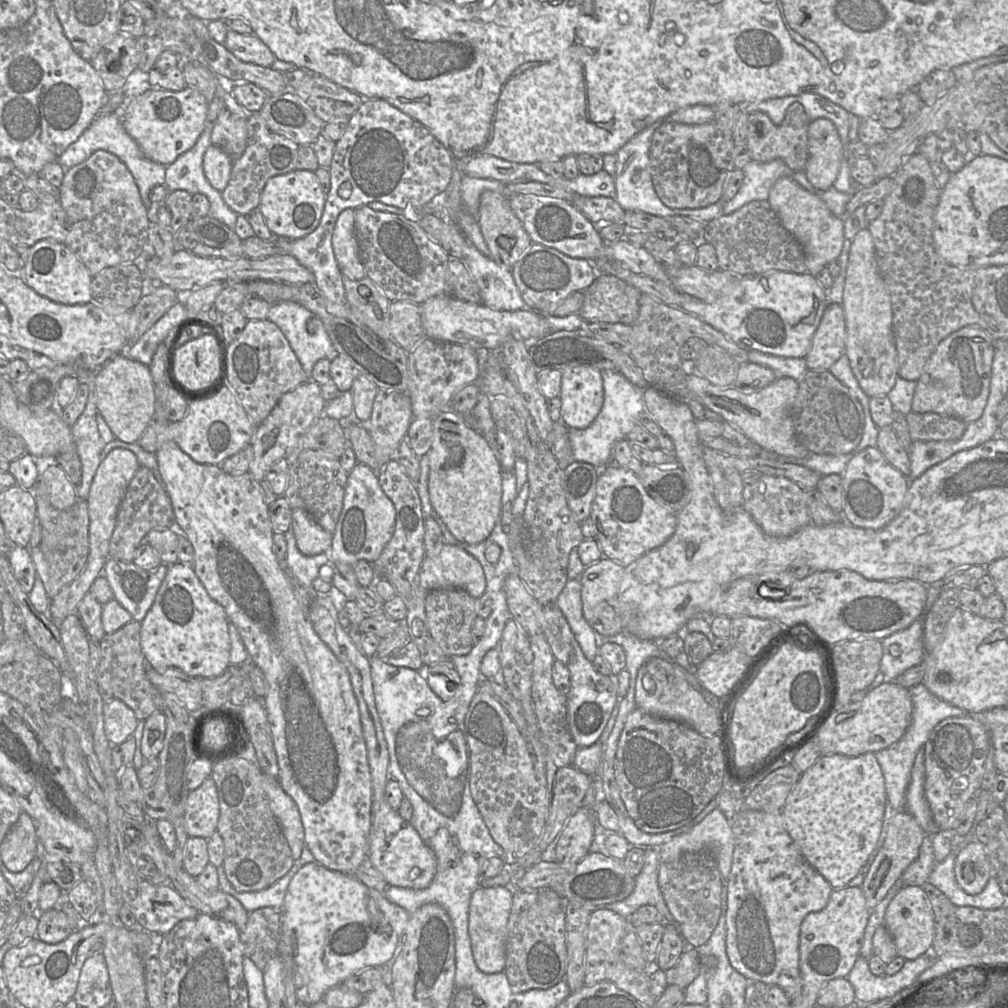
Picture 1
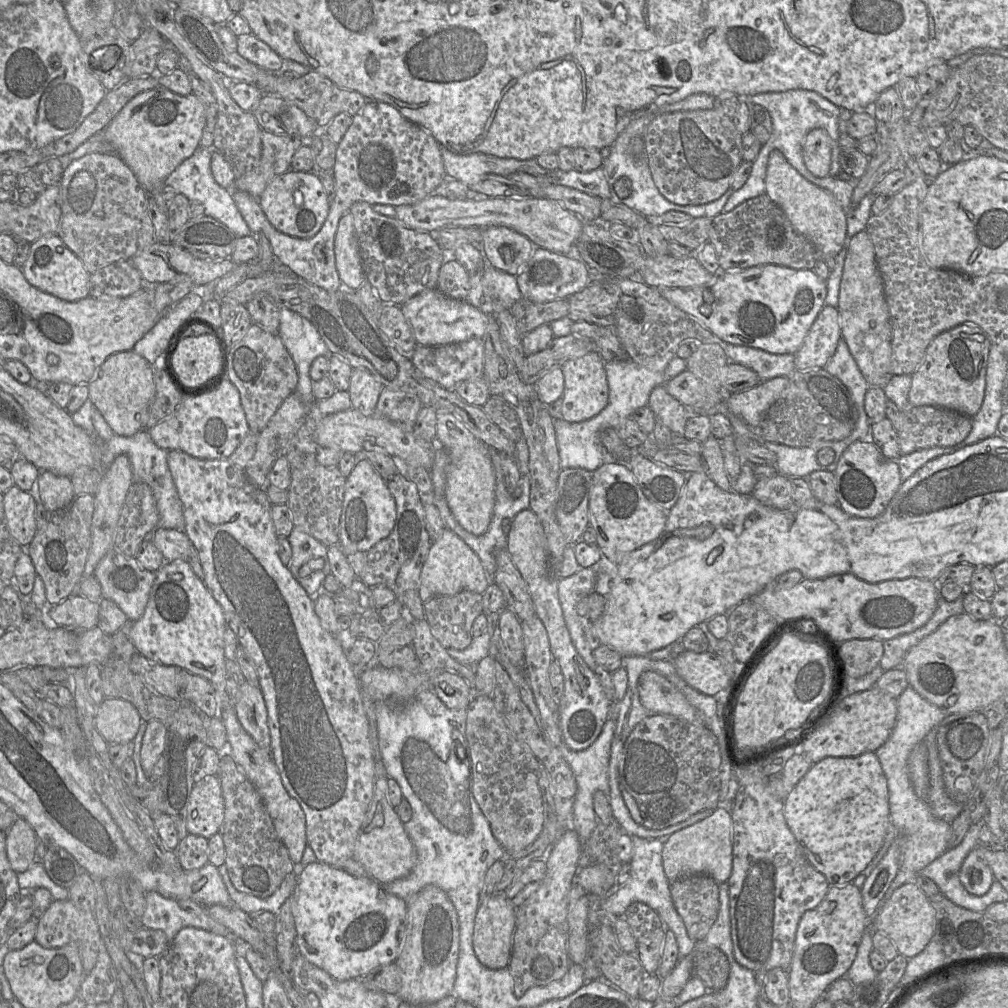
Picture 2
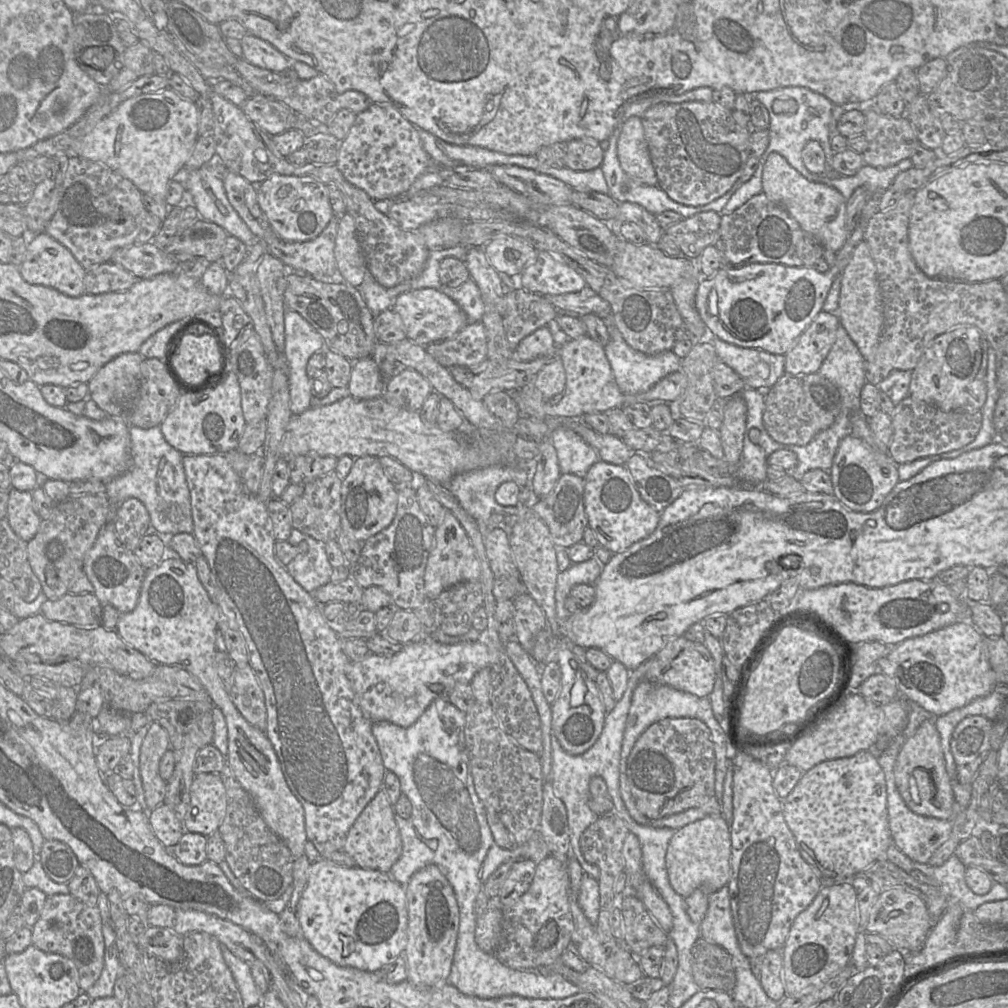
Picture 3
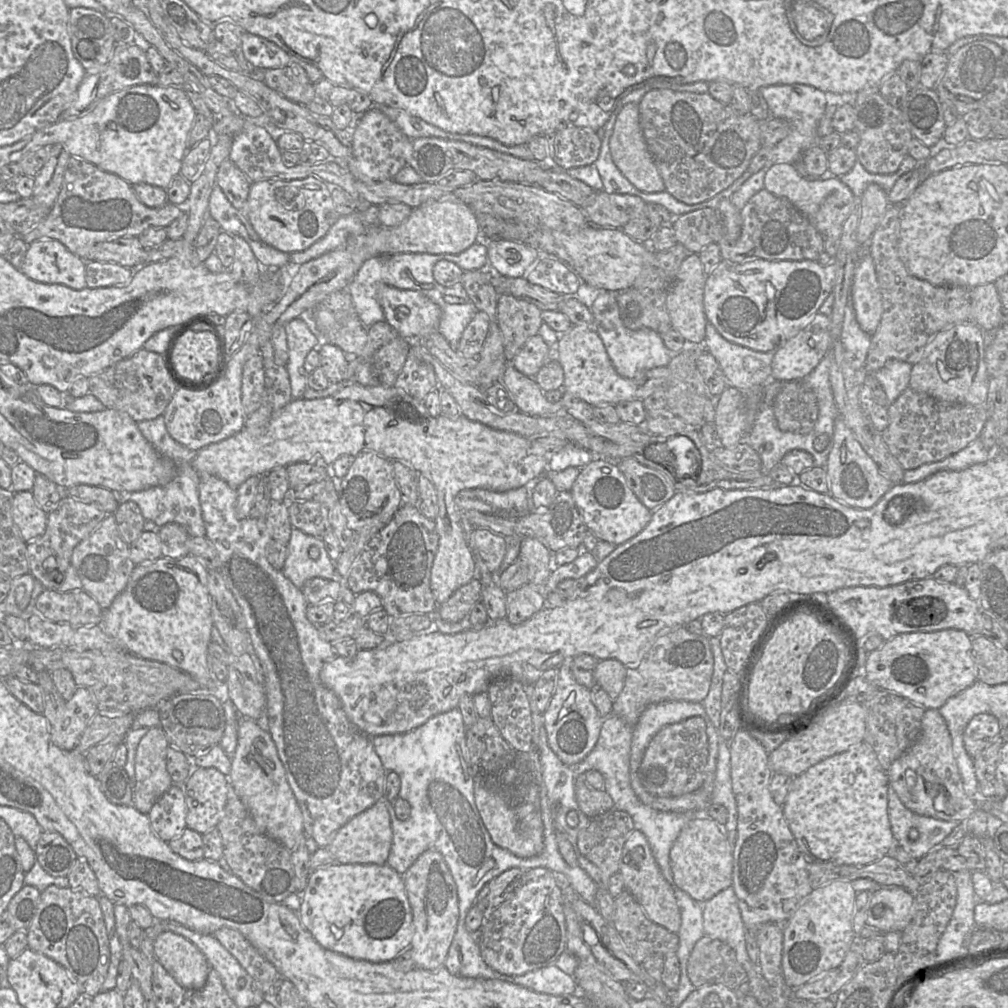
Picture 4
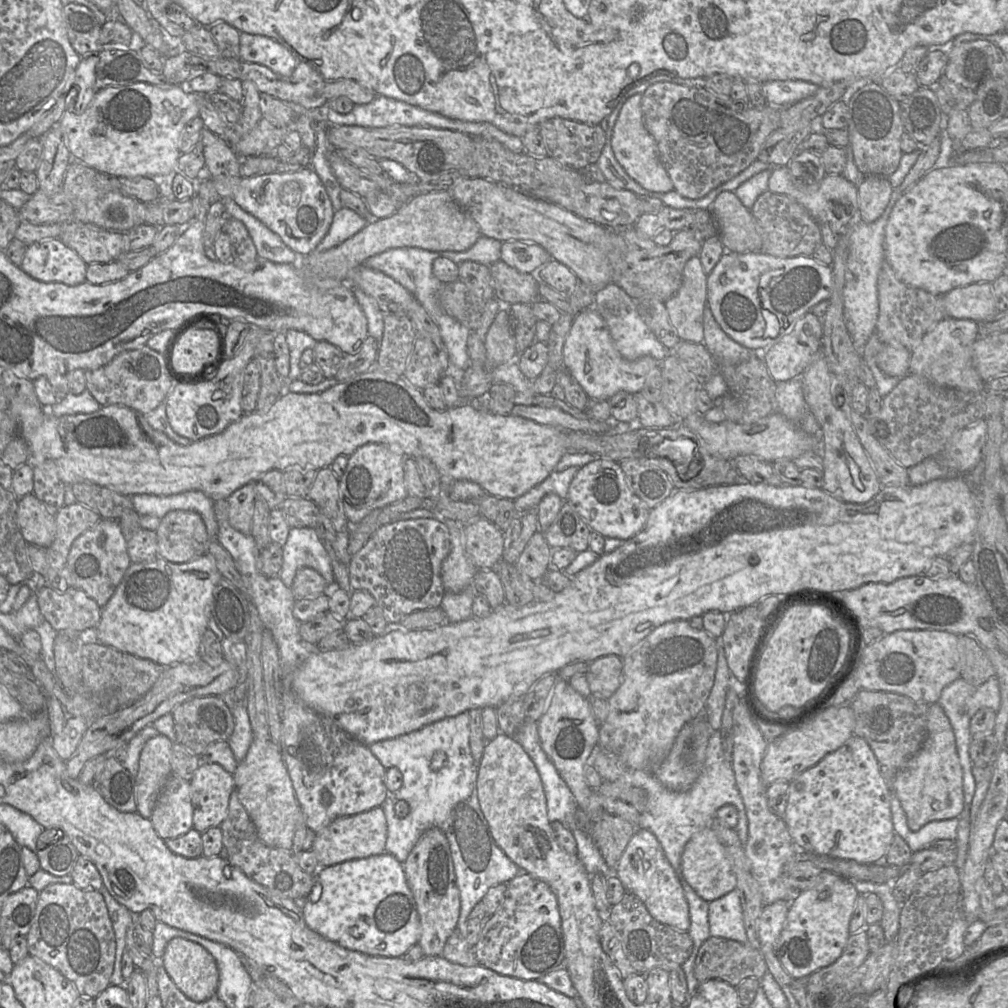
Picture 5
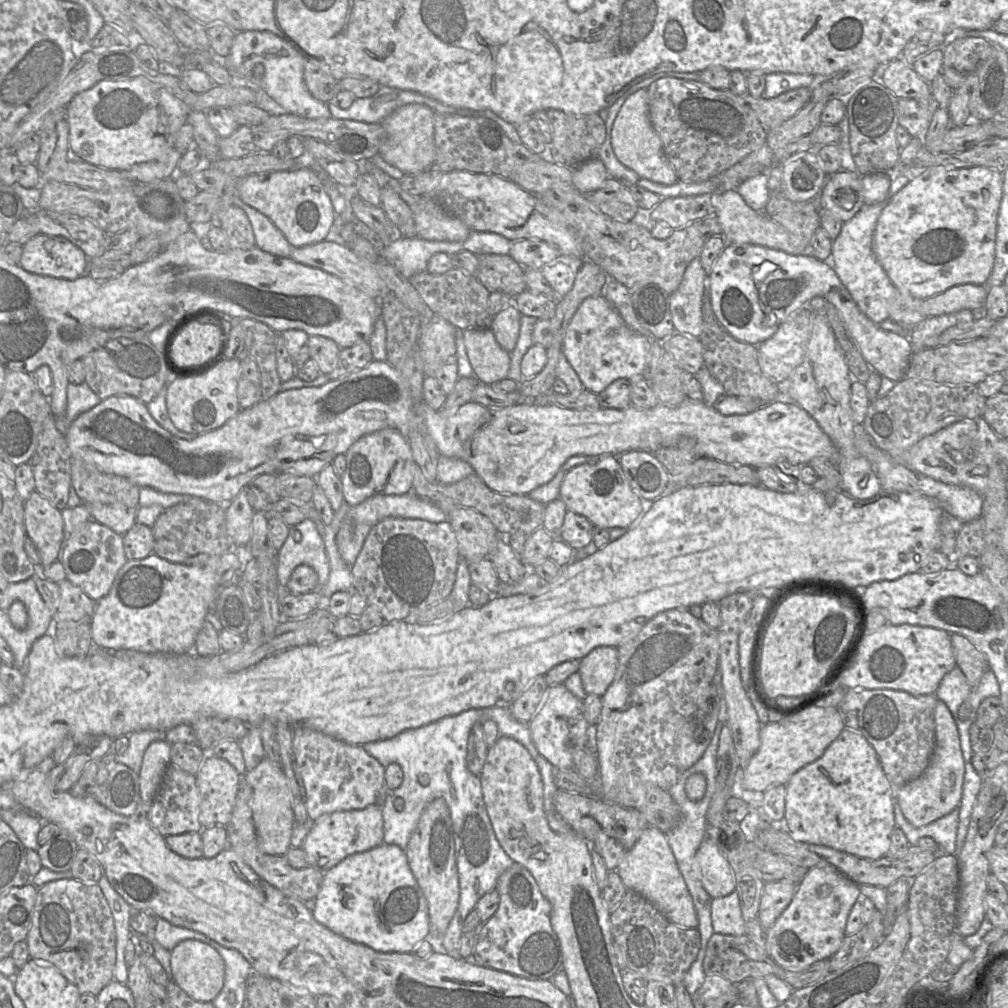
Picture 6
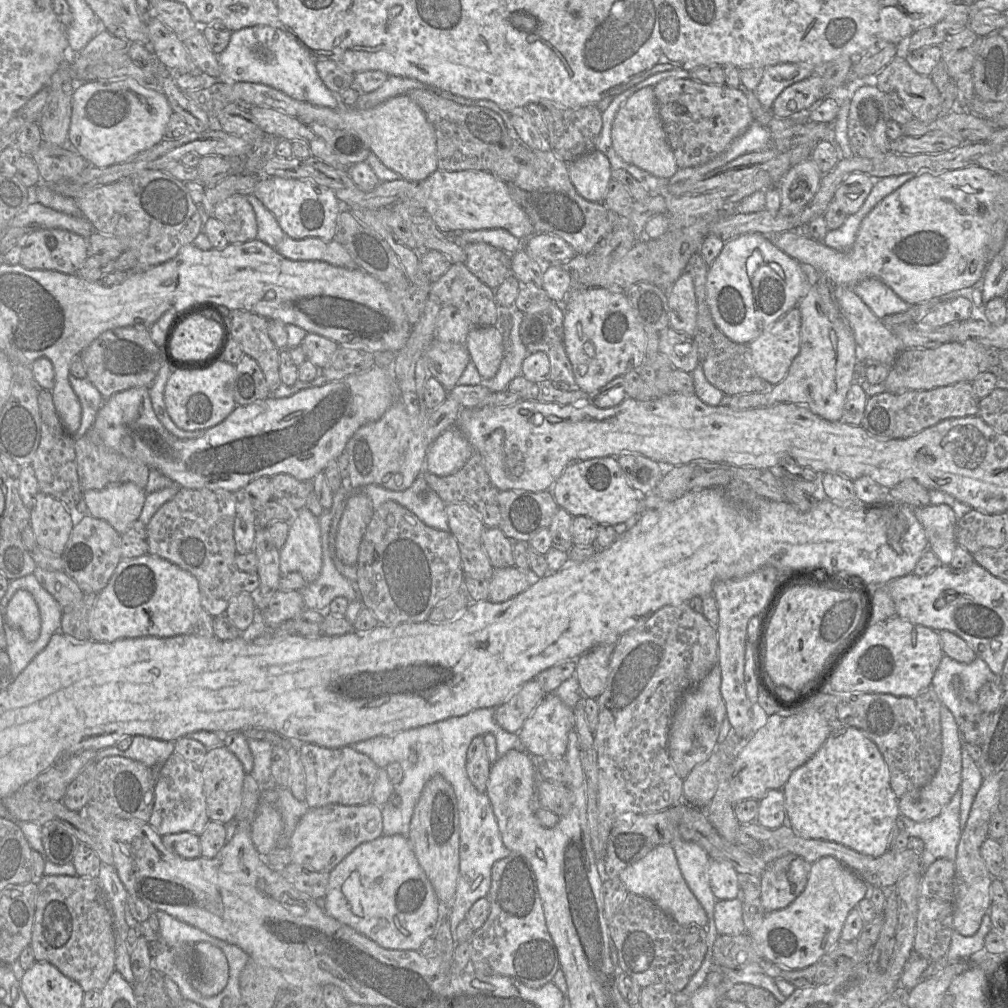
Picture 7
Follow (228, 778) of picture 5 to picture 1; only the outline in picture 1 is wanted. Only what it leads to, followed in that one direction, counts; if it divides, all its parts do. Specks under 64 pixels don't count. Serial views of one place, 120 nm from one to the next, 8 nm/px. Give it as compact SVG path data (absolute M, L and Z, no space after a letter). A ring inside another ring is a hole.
M208 777L188 795L185 805L185 828L188 836L209 839L217 830L219 816L216 784Z

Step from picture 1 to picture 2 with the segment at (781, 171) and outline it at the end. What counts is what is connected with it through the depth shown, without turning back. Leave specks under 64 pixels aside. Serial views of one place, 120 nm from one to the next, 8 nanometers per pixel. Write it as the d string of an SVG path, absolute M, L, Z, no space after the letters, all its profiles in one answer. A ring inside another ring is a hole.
M764 144L756 159L752 163L752 170L746 183L729 197L723 212L728 213L741 203L765 193L768 158L773 148L766 148Z

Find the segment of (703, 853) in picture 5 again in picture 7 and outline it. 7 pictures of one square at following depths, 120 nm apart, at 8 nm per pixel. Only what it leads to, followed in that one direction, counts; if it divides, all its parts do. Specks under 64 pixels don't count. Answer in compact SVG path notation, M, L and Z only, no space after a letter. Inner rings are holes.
M709 858L709 883L717 900L737 898L739 893L738 873L727 862Z

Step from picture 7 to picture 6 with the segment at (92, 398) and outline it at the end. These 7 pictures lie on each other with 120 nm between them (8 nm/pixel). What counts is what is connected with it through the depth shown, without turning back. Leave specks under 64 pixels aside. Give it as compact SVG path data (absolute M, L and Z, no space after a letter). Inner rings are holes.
M84 381L81 384L68 383L67 408L63 415L55 416L55 426L65 436L71 423L81 413L99 404L101 399L90 389Z

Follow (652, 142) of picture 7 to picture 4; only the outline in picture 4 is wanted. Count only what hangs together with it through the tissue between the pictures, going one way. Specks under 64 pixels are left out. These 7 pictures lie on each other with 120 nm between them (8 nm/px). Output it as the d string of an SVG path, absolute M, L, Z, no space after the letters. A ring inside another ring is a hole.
M635 88L620 102L618 116L610 138L612 160L621 173L640 191L657 193L665 190L665 185L646 144L640 125L639 103L642 88Z

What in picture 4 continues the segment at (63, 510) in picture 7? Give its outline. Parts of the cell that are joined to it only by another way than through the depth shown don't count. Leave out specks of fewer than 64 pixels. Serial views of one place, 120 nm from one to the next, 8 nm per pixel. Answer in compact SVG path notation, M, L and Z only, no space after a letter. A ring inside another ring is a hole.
M31 491L14 493L12 517L26 543L40 538L45 533L47 515L48 513L38 506Z

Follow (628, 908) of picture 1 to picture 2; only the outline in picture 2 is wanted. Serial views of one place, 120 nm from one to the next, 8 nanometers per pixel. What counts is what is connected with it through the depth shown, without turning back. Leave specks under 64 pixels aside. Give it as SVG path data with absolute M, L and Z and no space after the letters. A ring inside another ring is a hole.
M631 836L634 848L633 857L630 862L630 877L622 886L614 886L609 894L601 900L601 909L604 912L603 921L614 923L616 918L623 917L630 904L634 902L645 903L657 912L662 922L674 933L678 944L679 957L683 958L692 955L695 941L688 936L685 924L673 904L670 893L670 882L664 873L662 850L668 838L669 836L660 837L658 839Z

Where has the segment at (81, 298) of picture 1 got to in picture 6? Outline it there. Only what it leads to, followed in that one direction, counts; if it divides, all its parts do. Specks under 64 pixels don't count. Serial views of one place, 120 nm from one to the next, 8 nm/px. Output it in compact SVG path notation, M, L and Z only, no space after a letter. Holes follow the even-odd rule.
M38 234L23 245L19 265L32 274L74 280L87 273L89 258L65 237Z

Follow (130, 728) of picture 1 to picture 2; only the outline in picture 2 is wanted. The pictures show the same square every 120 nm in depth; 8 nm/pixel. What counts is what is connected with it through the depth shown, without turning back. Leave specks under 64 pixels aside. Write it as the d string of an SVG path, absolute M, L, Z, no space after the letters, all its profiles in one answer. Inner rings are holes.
M105 698L94 718L95 727L109 745L133 741L141 722L135 706L119 698Z

